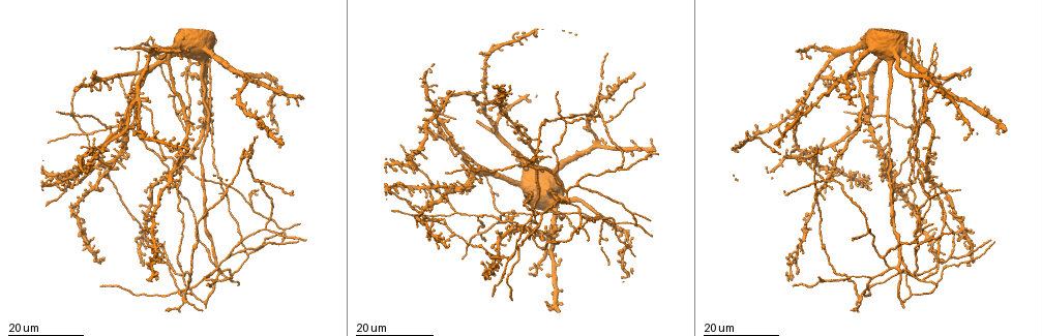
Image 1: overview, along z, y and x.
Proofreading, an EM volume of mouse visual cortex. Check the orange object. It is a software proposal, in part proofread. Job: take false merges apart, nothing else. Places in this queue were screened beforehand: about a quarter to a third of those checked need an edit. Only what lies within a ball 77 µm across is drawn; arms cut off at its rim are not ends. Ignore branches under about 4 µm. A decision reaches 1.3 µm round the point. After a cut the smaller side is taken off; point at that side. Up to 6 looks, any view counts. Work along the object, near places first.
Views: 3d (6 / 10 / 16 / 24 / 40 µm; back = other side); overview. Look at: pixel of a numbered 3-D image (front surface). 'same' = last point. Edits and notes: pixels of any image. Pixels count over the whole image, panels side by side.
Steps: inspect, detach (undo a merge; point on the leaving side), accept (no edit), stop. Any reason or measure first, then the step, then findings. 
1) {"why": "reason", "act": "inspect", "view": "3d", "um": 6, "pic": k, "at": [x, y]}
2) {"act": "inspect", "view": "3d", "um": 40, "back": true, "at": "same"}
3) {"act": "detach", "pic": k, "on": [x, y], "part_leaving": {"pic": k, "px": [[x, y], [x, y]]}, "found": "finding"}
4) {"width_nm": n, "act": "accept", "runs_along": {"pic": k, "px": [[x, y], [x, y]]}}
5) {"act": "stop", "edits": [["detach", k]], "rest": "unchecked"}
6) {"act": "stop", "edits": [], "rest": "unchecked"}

{"why": "four arms meet", "act": "inspect", "view": "3d", "um": 16, "pic": 1, "at": [908, 274]}

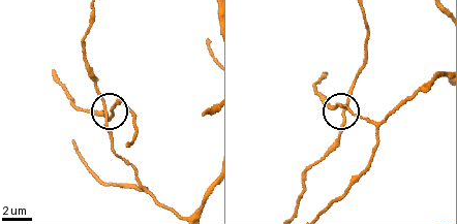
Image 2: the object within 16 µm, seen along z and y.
{"why": "closer look", "act": "inspect", "view": "3d", "um": 6, "pic": 2, "at": [105, 112]}

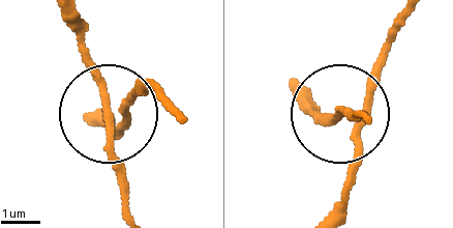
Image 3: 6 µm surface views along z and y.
{"arms": 4, "act": "accept", "found": "all the same neuron"}

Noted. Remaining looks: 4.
{"why": "three-way junction", "act": "inspect", "view": "3d", "um": 16, "pic": 1, "at": [912, 275]}

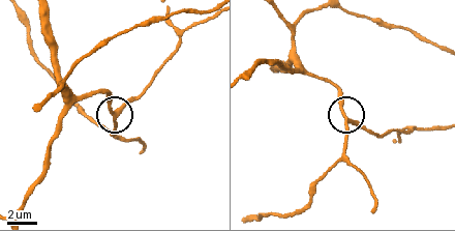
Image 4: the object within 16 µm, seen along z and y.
{"why": "zoom in", "act": "inspect", "view": "3d", "um": 6, "pic": 4, "at": [118, 116]}

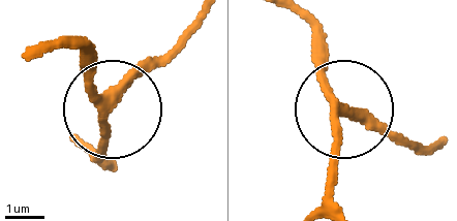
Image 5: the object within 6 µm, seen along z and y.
{"width_nm": 250, "act": "accept", "runs_along": {"pic": 5, "px": [[63, 48], [83, 54], [86, 84], [110, 106], [199, 18]]}, "found": "continuous, no second neuron"}

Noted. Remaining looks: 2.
{"why": "arms part here", "act": "inspect", "view": "3d", "um": 16, "pic": 1, "at": [528, 165]}

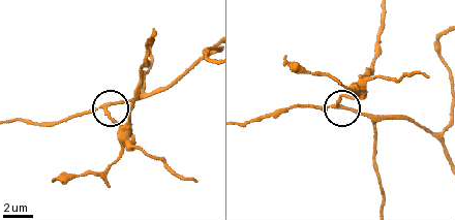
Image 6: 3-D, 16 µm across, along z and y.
{"why": "zoom in", "act": "inspect", "view": "3d", "um": 6, "pic": 6, "at": [104, 110]}

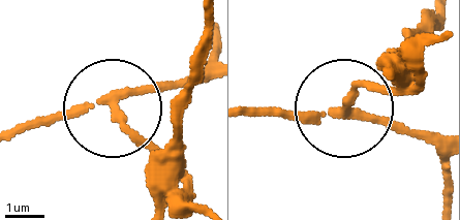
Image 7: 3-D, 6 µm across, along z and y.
{"side_arm_um": 24, "act": "detach", "pic": 7, "on": [151, 146], "part_leaving": {"pic": 7, "px": [[114, 102], [134, 128], [174, 145], [203, 10]]}, "found": "two neurons meet here"}

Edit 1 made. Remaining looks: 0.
{"act": "stop", "edits": [["detach", 7]], "rest": "unchecked"}

